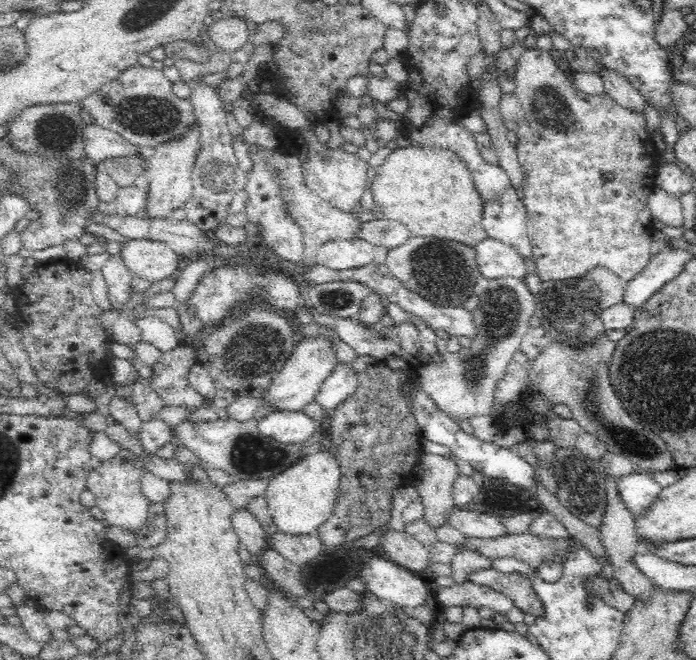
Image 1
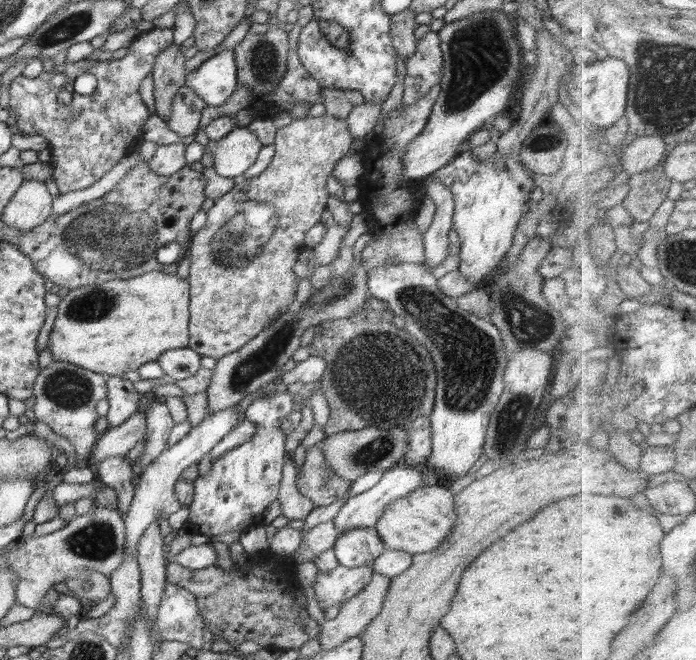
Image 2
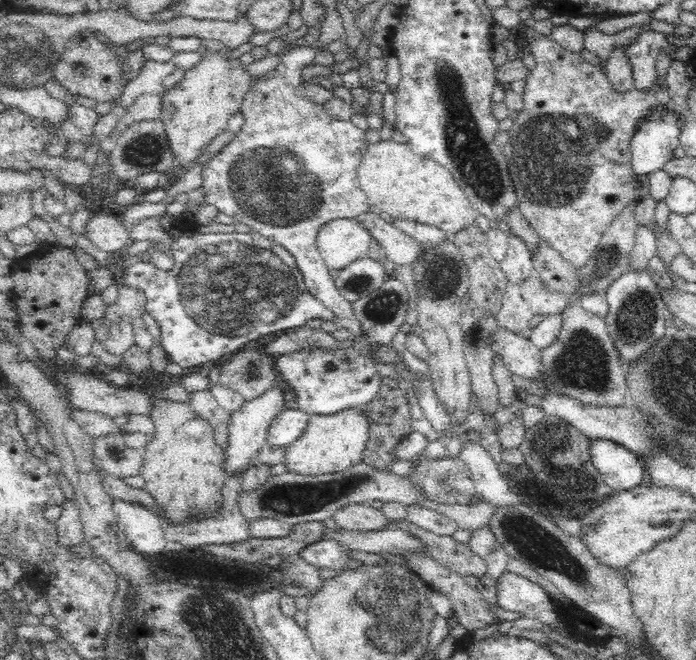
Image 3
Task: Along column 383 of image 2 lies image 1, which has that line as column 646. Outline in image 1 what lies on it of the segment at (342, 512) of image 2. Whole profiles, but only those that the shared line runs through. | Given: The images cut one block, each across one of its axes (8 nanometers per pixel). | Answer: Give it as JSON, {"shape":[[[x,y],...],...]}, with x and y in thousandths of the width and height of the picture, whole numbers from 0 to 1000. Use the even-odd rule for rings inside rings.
{"shape":[[[917,715],[888,724],[888,747],[902,773],[914,783],[931,776],[951,738],[938,729],[932,715]]]}

